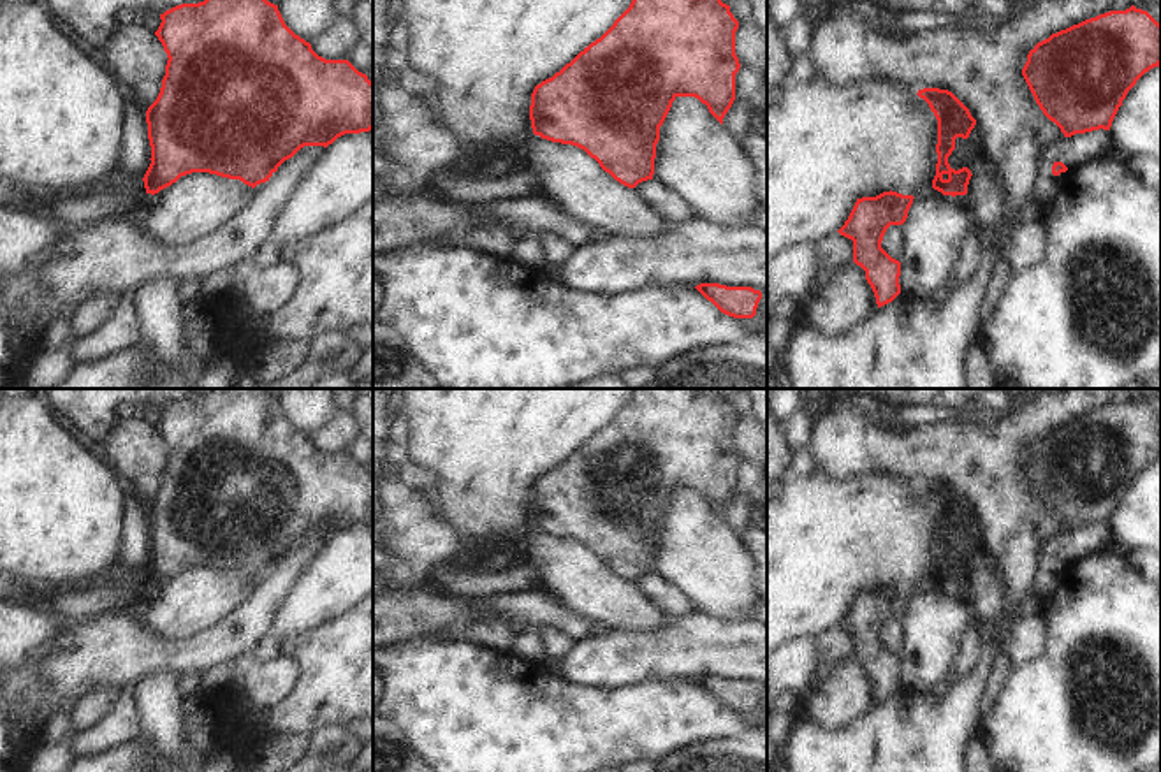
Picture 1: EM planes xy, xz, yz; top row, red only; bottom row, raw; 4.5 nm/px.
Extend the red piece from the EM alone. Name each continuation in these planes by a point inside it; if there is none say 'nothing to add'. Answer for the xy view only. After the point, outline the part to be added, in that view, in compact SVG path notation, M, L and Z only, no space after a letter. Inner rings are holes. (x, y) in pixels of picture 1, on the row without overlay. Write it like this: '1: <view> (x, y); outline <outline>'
nothing to add

